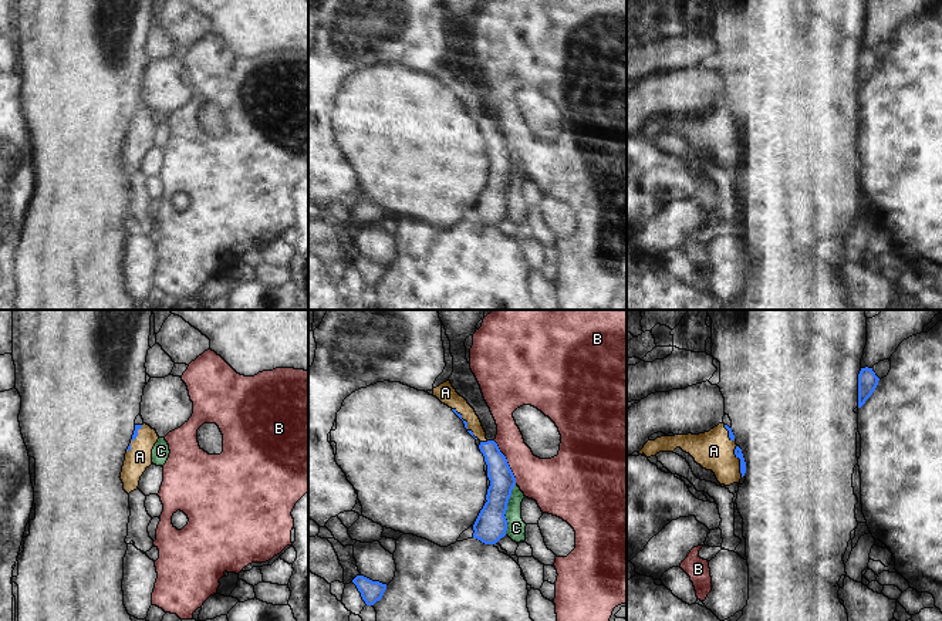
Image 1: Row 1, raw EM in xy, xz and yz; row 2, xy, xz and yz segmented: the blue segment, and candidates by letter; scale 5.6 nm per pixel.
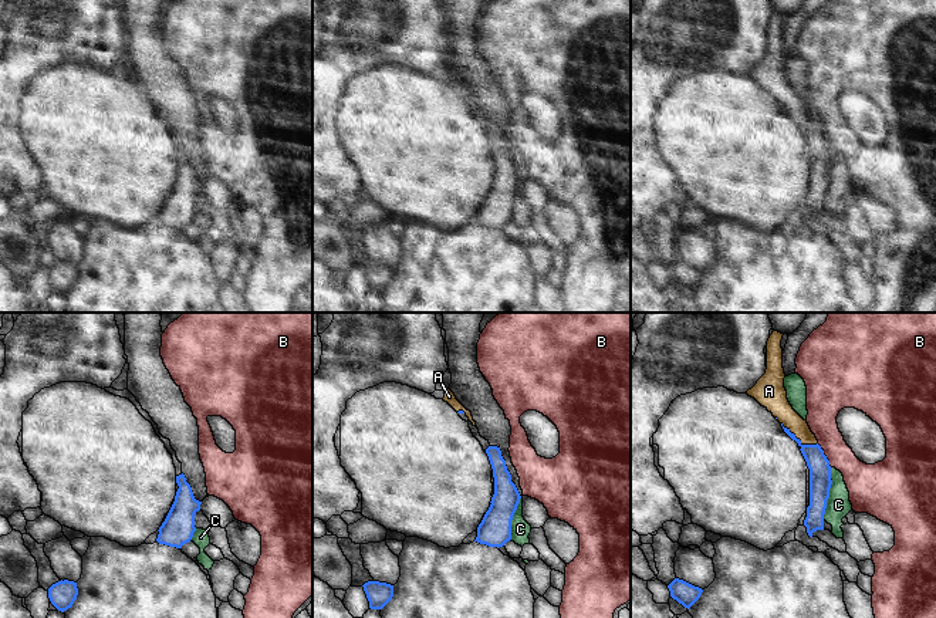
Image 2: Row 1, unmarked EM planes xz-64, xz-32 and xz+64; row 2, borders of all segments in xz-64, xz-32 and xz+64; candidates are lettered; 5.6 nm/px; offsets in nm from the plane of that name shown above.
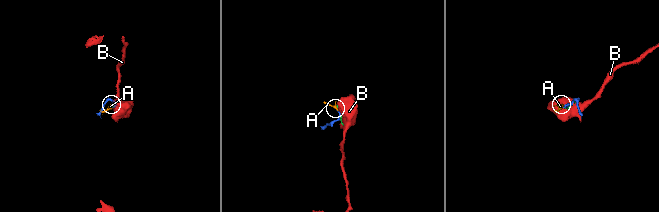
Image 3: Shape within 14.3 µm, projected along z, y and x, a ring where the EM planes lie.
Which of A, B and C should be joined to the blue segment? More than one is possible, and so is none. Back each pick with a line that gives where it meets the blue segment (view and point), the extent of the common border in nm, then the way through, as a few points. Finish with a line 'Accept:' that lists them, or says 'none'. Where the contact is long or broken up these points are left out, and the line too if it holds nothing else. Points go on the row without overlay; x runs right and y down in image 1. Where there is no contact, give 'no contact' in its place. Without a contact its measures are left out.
A: meets blue in yz at (740, 142); contact 190 nm long; runs through yz (738, 132), (740, 142), (726, 142), (713, 132)
Accept: A

